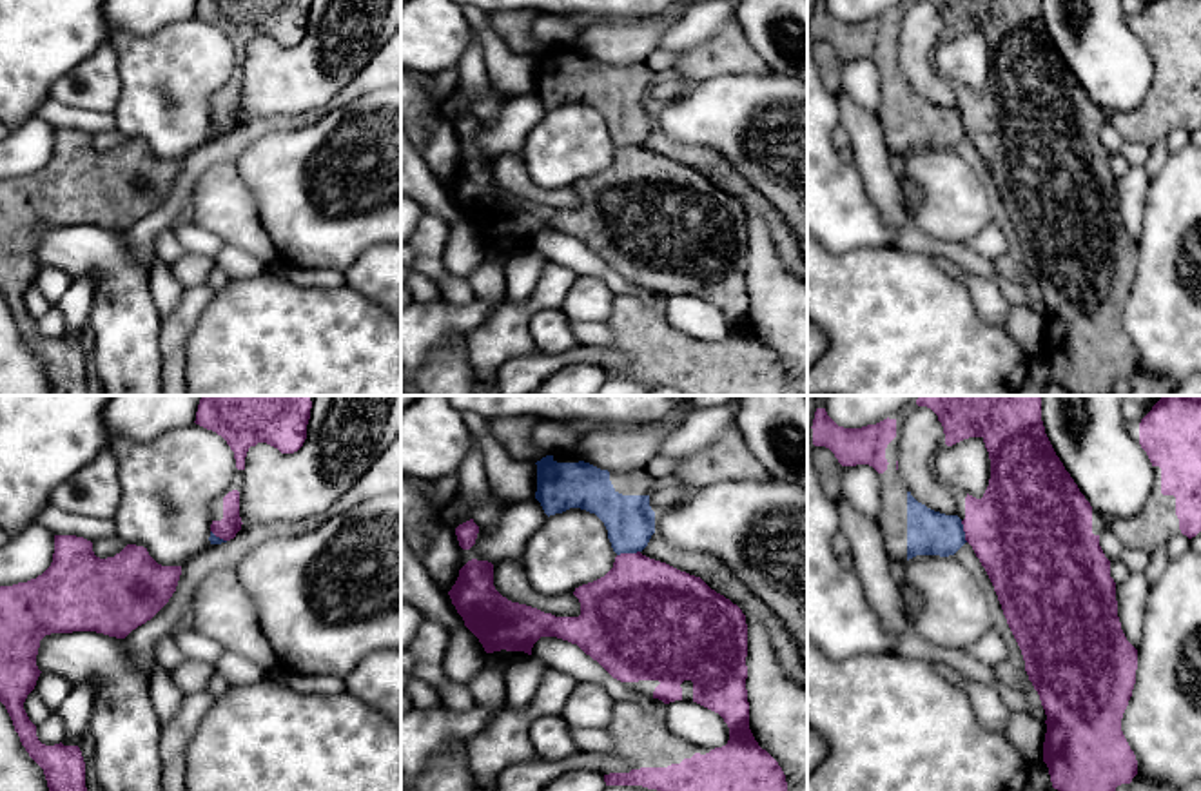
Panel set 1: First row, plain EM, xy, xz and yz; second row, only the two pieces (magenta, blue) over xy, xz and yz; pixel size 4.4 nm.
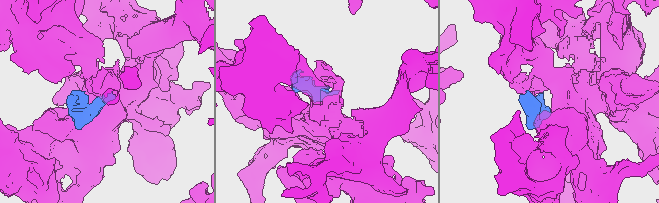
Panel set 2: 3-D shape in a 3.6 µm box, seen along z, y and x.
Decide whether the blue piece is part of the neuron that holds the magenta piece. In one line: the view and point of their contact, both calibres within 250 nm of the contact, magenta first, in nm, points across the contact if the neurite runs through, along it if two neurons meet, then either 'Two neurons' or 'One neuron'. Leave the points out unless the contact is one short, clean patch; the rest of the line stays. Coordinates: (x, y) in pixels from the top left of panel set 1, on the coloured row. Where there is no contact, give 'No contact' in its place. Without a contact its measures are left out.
Touches magenta at xz (628, 554). Thickness 440 nm (magenta) against 220 nm. One neuron

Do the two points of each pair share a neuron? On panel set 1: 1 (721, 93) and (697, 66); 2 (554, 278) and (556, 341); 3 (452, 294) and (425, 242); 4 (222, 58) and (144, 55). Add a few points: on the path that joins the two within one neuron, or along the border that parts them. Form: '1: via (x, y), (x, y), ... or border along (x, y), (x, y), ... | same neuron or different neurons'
1: border along (750, 73), (719, 73), (692, 82) | different neurons
2: border along (561, 307), (530, 318), (536, 347) | different neurons
3: via (449, 282), (430, 263), (430, 254) | same neuron
4: via (202, 58), (164, 58) | same neuron

